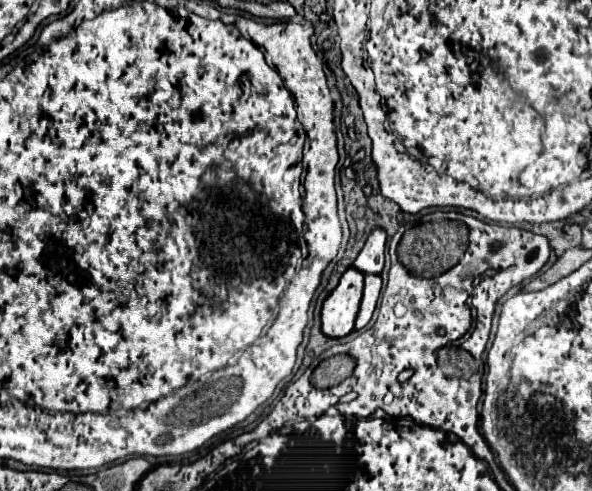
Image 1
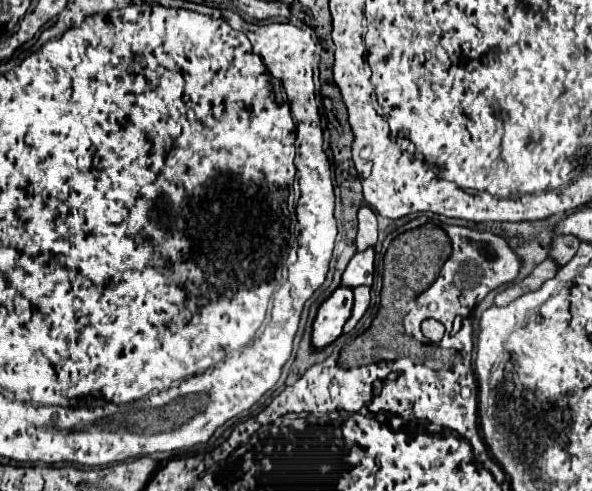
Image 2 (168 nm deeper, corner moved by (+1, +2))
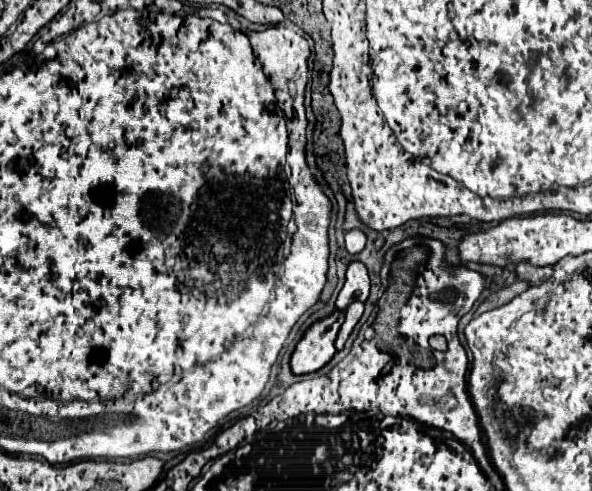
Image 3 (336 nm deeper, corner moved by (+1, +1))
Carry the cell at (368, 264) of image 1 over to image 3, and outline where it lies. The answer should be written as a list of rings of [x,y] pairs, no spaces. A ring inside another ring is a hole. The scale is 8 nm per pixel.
[[[351,262],[349,268],[347,268],[347,278],[345,278],[345,284],[339,292],[339,298],[335,302],[337,310],[345,310],[351,302],[359,300],[359,302],[365,302],[369,296],[369,276],[367,276],[367,270],[361,262]]]

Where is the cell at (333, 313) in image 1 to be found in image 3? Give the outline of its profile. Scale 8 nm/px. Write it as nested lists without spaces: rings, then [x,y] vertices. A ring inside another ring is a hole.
[[[333,312],[329,318],[315,322],[307,330],[307,334],[297,344],[297,348],[291,356],[291,362],[289,362],[293,374],[317,372],[333,358],[333,354],[337,352],[333,344],[335,344],[335,336],[337,336],[343,316],[345,314],[341,314],[341,312]]]

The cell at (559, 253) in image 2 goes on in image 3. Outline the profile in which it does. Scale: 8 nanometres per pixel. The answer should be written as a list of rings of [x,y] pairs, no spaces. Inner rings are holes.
[[[521,262],[515,266],[515,274],[517,274],[517,280],[525,280],[529,282],[531,286],[533,284],[541,284],[545,282],[549,276],[551,276],[553,268],[545,266],[545,268],[535,268],[535,266],[529,266],[527,262]]]

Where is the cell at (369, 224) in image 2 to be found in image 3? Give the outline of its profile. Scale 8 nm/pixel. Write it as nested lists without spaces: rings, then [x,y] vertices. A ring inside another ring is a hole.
[[[351,230],[351,232],[345,232],[345,252],[355,256],[359,254],[367,244],[367,238],[361,230]]]

